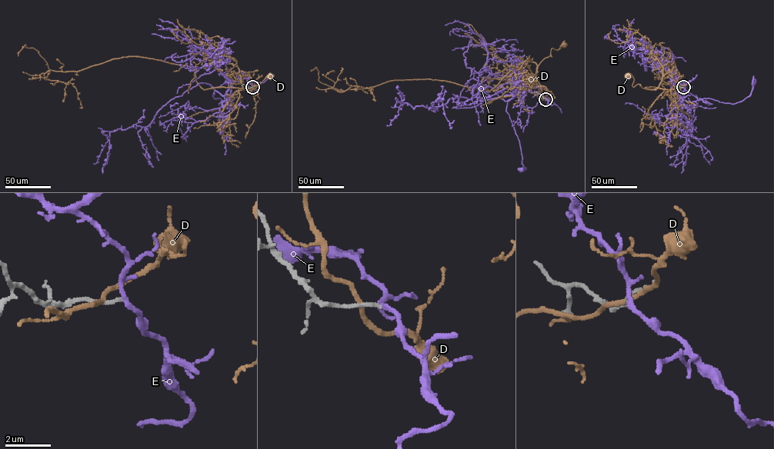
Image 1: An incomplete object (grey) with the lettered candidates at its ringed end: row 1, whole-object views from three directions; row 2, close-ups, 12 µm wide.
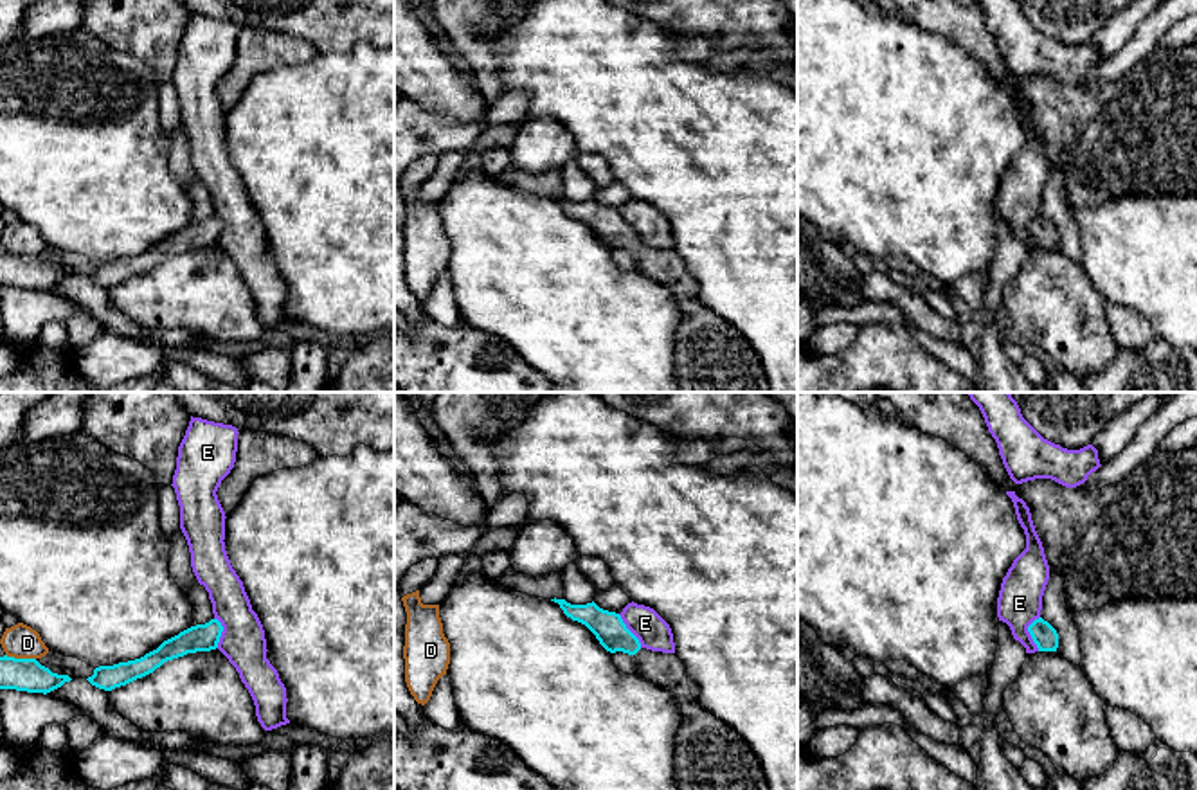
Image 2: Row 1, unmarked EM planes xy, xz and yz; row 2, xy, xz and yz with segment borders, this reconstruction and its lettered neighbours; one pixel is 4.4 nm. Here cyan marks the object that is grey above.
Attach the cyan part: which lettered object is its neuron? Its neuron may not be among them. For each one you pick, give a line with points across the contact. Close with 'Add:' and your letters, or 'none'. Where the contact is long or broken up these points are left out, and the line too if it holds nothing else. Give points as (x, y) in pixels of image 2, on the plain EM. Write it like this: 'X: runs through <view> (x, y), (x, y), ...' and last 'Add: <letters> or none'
Add: none

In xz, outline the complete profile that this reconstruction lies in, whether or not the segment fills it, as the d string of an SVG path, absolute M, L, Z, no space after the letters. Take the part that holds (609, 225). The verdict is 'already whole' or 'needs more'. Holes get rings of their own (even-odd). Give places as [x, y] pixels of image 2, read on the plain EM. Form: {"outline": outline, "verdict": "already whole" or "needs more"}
{"outline": "M551 198L558 200L567 214L585 221L607 248L634 252L639 274L680 293L682 315L673 342L677 392L772 392L749 340L695 299L677 250L643 245L619 211L603 207L594 198Z", "verdict": "needs more"}

